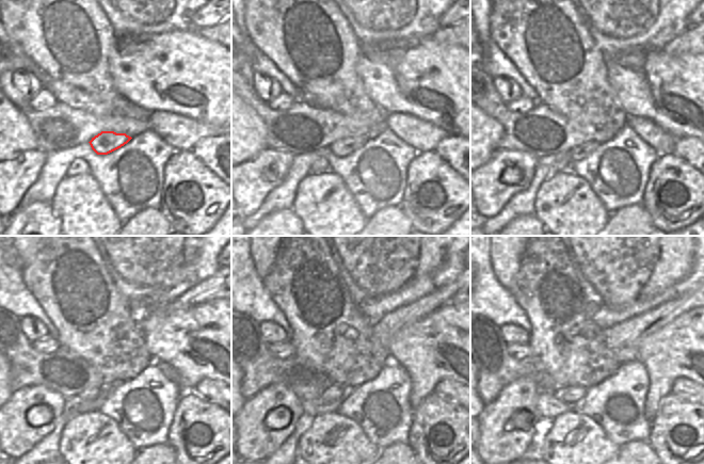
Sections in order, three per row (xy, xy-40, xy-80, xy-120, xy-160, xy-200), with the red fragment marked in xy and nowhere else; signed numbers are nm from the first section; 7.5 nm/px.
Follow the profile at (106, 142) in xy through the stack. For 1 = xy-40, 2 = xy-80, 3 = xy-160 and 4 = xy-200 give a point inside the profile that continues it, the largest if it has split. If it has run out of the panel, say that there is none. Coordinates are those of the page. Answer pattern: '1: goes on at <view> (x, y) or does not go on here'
1: goes on at xy-40 (344, 147)
2: goes on at xy-80 (585, 149)
3: goes on at xy-160 (315, 406)
4: goes on at xy-200 (549, 405)

